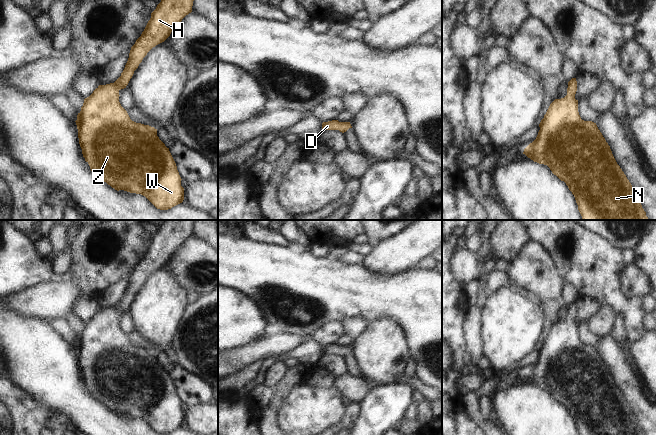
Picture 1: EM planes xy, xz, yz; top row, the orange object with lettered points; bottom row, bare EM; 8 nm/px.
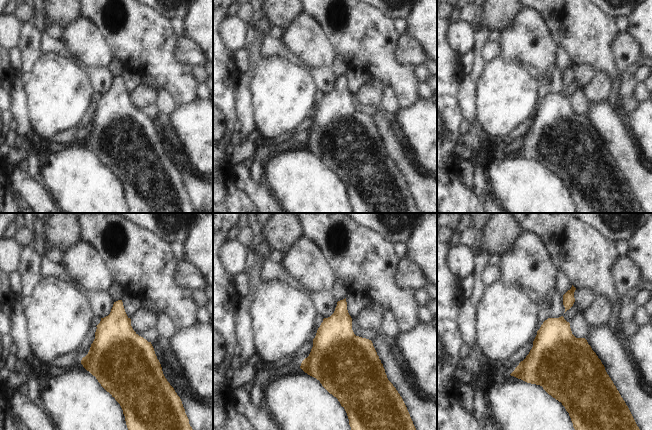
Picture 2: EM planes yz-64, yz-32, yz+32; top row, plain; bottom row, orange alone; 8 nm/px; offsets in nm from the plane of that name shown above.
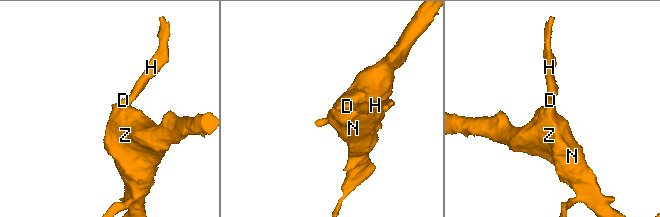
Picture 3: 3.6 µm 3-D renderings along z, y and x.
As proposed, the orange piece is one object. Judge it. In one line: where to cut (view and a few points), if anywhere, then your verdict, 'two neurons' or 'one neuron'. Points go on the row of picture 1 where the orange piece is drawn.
cut none; one neuron

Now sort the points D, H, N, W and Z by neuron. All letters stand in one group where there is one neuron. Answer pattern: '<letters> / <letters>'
D H N W Z

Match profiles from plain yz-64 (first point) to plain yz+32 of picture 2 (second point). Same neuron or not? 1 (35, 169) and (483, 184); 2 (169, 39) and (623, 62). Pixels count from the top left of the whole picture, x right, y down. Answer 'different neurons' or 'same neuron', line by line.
1: same neuron
2: different neurons

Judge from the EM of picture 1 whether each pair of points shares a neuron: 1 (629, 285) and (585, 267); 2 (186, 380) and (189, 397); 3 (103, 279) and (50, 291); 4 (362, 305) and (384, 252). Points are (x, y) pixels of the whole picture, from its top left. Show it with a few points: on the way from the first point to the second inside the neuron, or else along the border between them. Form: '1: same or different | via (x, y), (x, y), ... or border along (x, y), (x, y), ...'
1: different | border along (626, 265), (621, 291), (637, 297)
2: same | via (186, 384), (189, 387), (189, 393)
3: different | border along (72, 280), (89, 296)
4: different | border along (361, 263), (378, 274), (399, 273)

